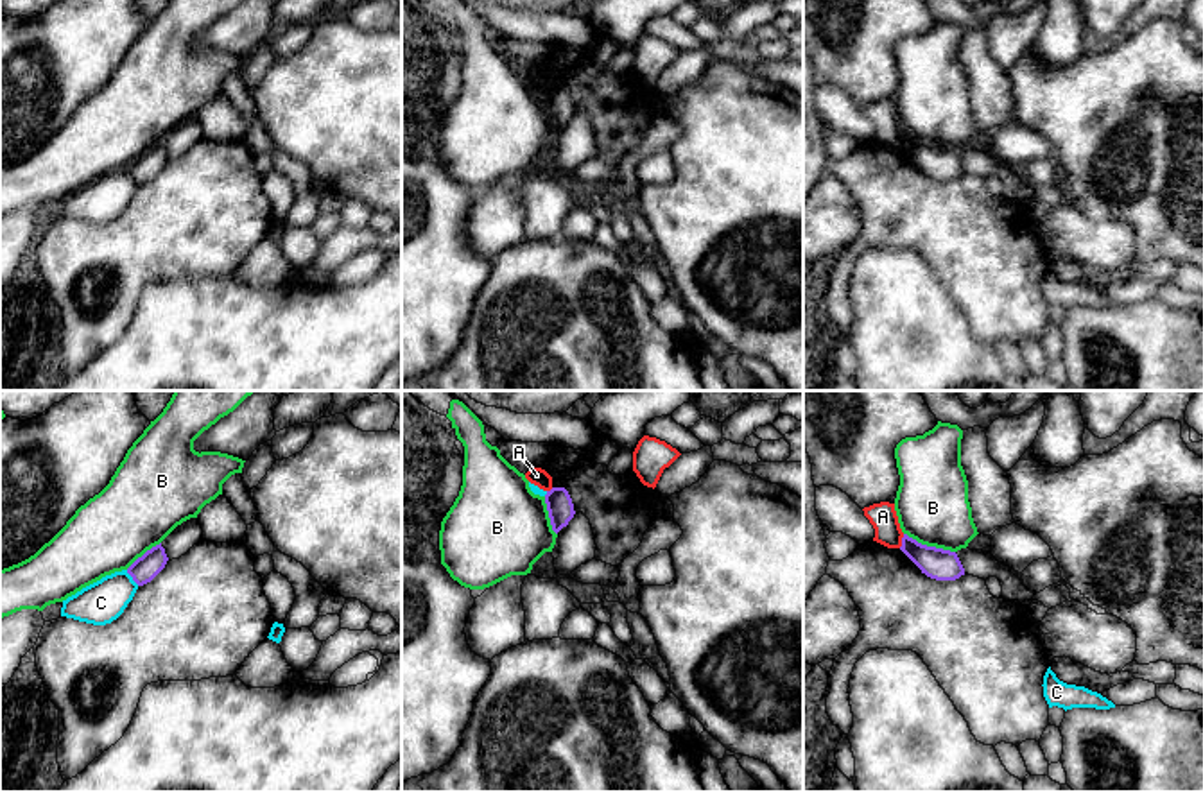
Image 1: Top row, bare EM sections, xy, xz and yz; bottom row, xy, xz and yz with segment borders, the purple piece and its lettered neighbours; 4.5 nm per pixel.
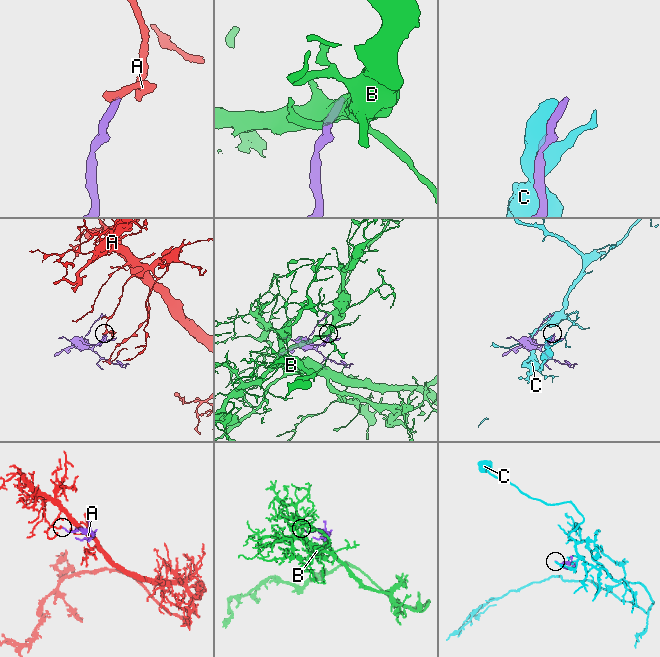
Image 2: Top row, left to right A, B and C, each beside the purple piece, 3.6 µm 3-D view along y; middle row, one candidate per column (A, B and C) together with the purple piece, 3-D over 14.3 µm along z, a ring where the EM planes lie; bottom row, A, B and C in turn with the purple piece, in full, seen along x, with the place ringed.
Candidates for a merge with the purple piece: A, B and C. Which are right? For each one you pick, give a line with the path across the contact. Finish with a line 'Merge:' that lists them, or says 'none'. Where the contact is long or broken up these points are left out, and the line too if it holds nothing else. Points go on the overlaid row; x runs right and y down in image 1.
Merge: none

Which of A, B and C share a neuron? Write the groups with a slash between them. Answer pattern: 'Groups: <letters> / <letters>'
Groups: A / B / C

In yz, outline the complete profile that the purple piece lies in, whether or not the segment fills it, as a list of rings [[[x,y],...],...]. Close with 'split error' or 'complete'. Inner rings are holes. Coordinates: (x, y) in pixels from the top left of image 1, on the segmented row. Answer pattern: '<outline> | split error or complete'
[[[904,534],[900,550],[930,579],[956,581],[965,568],[956,552],[927,547]]] | complete

